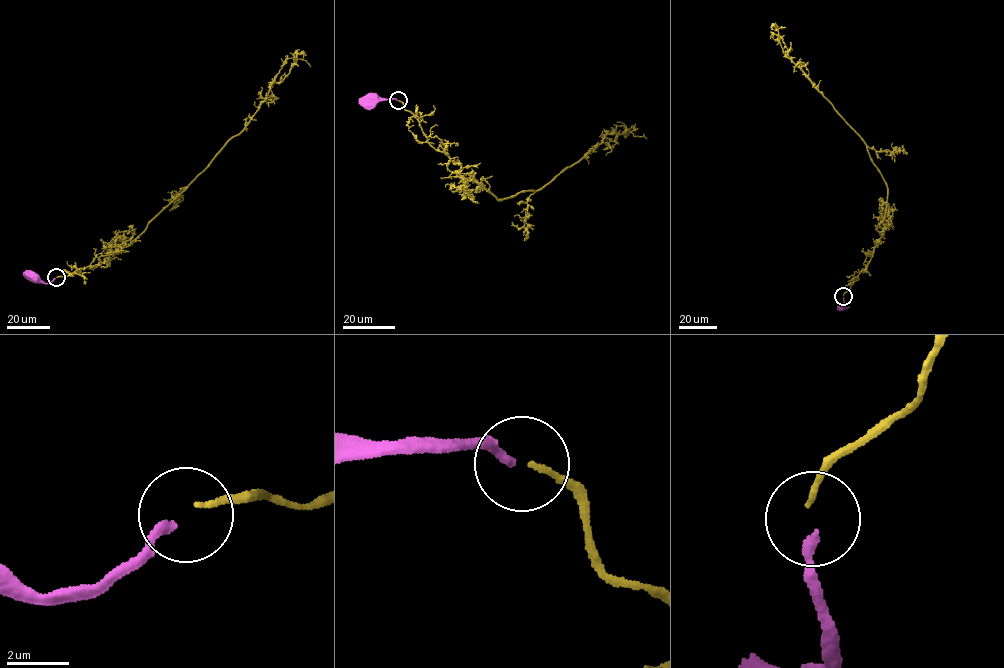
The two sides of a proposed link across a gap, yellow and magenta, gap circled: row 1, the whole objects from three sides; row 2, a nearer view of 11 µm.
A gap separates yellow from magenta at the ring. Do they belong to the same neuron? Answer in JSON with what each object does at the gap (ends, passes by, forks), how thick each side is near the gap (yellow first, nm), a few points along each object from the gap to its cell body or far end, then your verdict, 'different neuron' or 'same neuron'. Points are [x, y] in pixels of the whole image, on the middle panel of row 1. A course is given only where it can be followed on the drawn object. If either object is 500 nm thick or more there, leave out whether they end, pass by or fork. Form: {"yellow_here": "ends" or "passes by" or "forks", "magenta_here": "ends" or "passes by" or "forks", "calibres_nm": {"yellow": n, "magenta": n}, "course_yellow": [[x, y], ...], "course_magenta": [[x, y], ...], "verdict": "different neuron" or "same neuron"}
{"yellow_here": "ends", "magenta_here": "ends", "calibres_nm": {"yellow": 170, "magenta": 280}, "course_yellow": [[398, 100], [447, 156], [449, 170], [498, 200], [541, 189], [608, 134], [647, 139]], "course_magenta": [[397, 101], [373, 98]], "verdict": "different neuron"}

